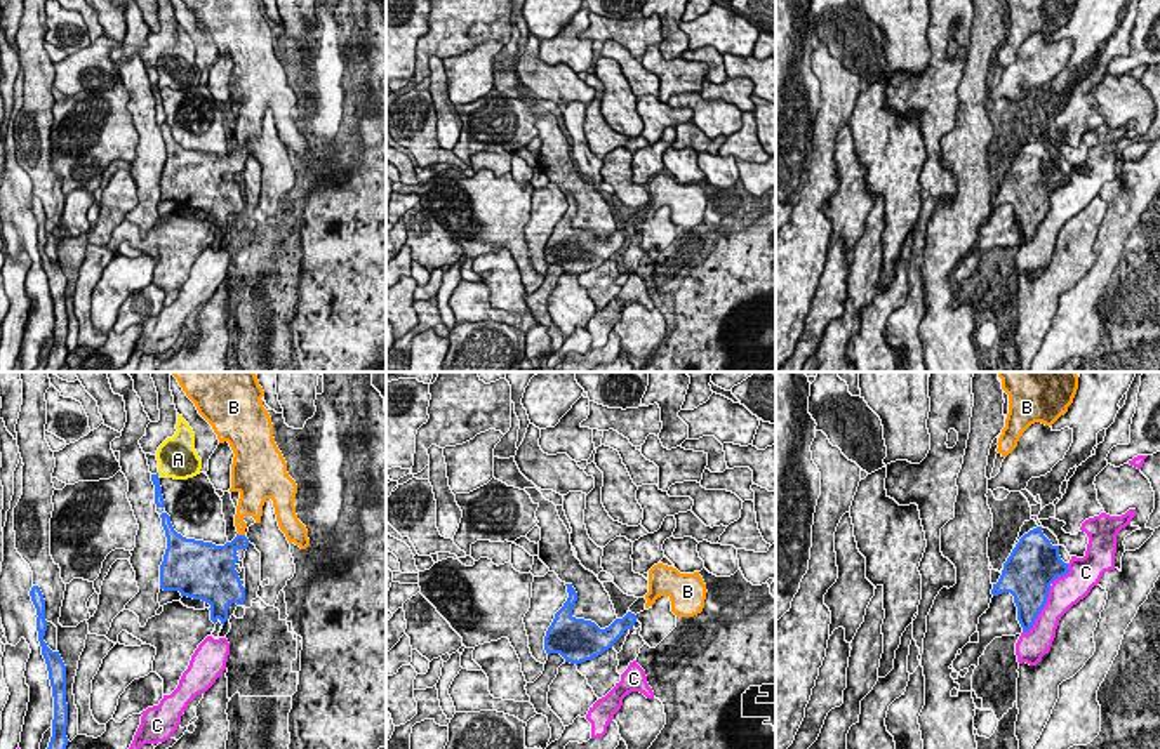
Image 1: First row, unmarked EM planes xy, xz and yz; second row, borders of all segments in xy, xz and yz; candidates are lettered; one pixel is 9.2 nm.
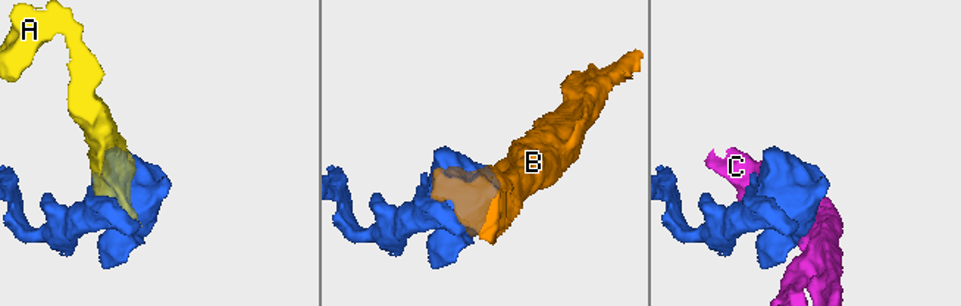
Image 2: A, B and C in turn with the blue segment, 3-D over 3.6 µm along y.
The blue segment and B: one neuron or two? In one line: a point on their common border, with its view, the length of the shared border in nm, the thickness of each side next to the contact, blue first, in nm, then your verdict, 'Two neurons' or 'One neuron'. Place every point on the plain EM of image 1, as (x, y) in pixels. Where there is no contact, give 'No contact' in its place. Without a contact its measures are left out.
Touches blue at xy (240, 146). Shared border 80 nm. Thickness 220 nm (blue) against 130 nm. One neuron

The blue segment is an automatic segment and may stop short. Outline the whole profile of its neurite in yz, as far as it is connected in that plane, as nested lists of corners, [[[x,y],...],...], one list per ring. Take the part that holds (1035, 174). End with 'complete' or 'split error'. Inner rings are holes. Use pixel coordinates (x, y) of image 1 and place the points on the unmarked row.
[[[1042,137],[1024,144],[1003,174],[1002,186],[991,205],[1010,203],[1017,217],[1017,231],[1028,243],[1047,214],[1050,195],[1070,182]]]; complete

